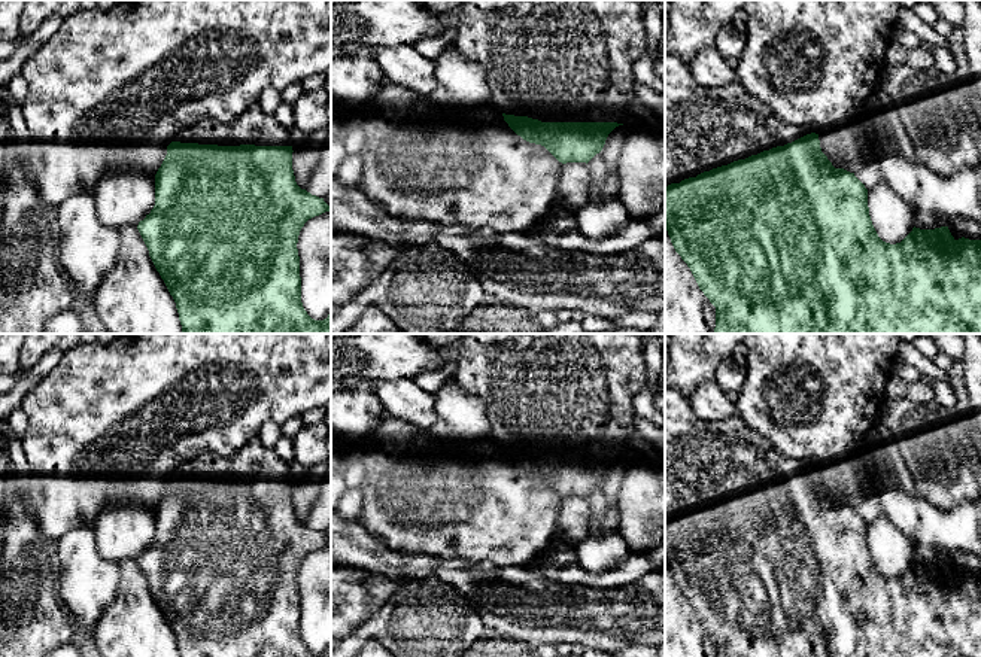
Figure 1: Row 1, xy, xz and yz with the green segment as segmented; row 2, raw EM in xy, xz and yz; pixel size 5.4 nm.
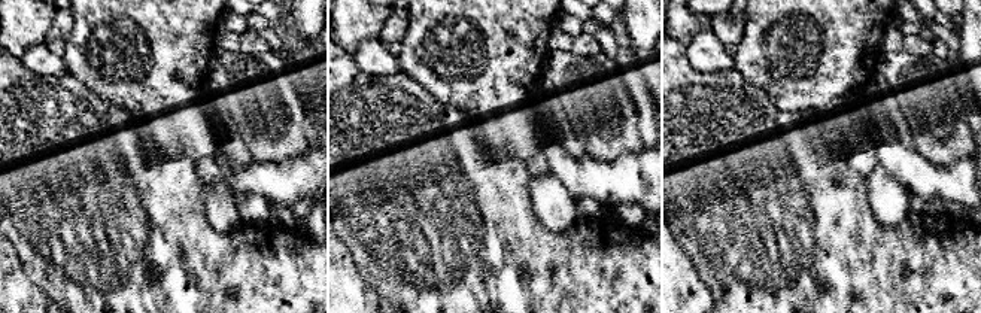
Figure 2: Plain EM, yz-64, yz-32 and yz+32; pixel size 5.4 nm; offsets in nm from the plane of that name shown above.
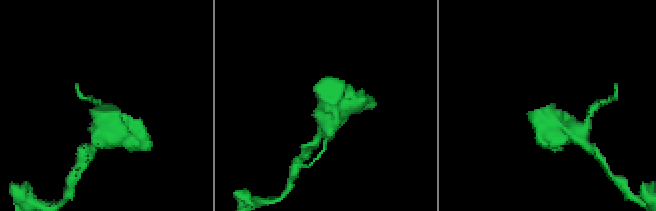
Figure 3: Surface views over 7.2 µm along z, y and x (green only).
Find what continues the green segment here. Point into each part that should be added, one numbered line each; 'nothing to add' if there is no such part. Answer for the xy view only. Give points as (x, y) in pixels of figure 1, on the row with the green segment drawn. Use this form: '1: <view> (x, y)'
1: xy (252, 127)

